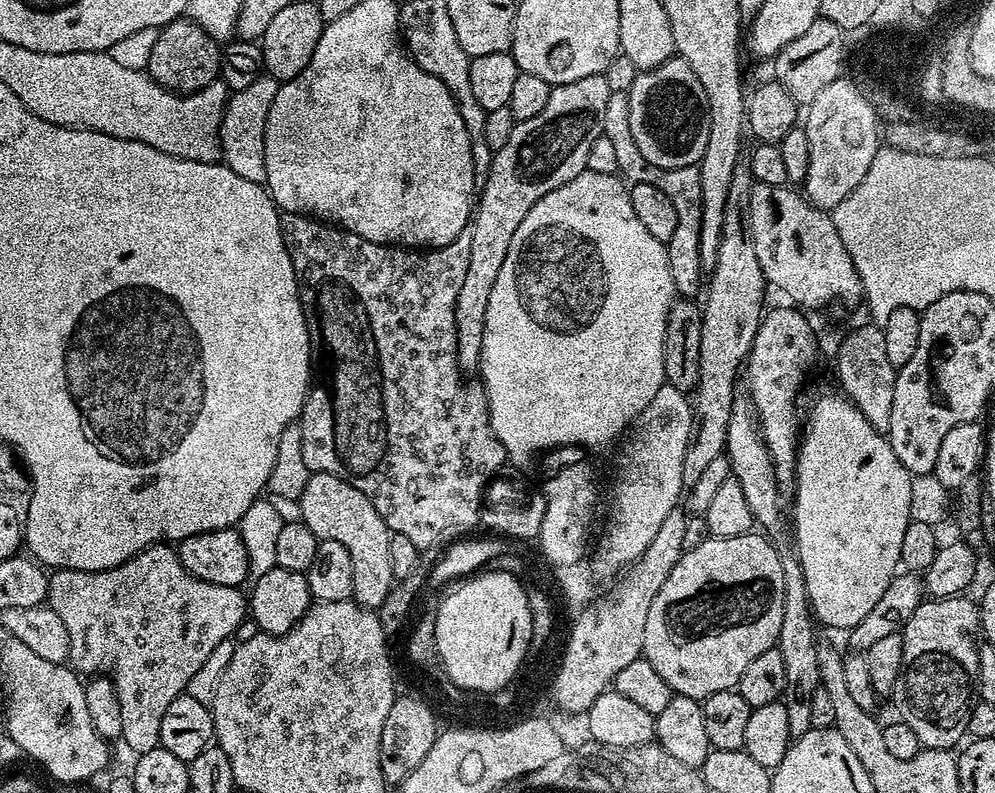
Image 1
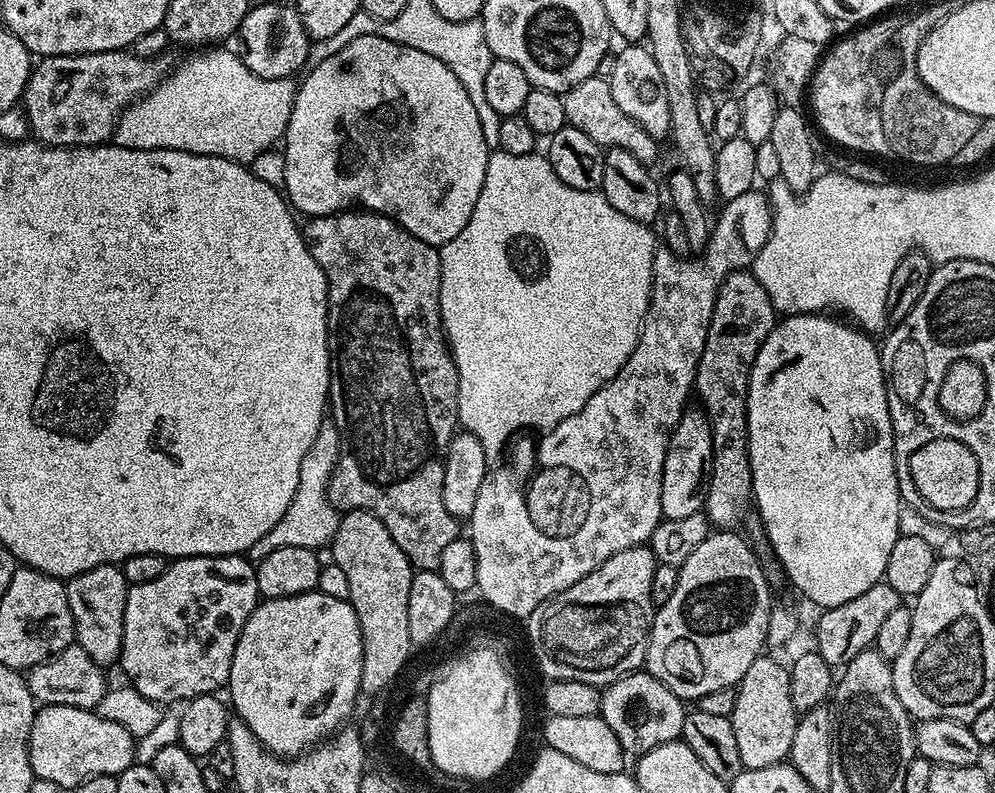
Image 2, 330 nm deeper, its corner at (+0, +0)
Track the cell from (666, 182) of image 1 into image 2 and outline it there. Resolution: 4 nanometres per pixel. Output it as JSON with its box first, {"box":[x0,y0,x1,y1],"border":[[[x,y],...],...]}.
{"box":[563,74,660,165],"border":[[[597,74],[578,82],[578,86],[563,93],[563,98],[568,119],[567,127],[582,130],[582,134],[590,134],[590,138],[594,138],[594,142],[598,142],[605,150],[630,150],[630,154],[634,154],[638,162],[655,165],[656,155],[660,152],[659,146],[656,145],[659,144],[657,137],[646,134],[646,130],[642,130],[642,126],[638,126],[638,122],[634,122],[630,114],[624,113],[618,107],[618,102],[614,102],[614,94],[610,94],[610,86],[603,75]]]}

